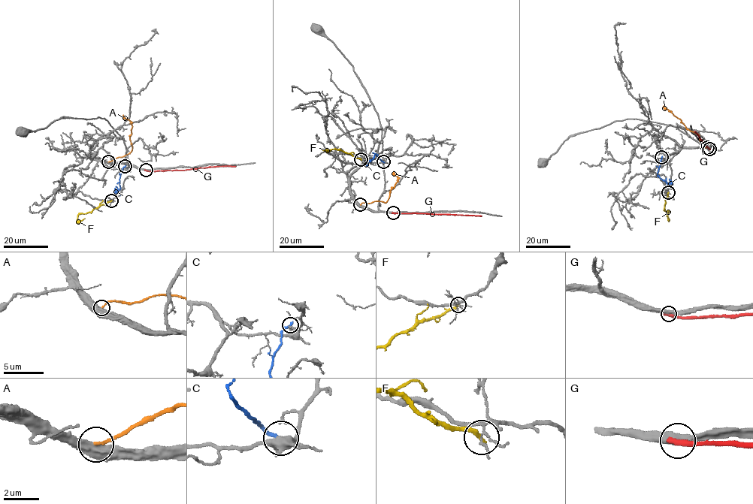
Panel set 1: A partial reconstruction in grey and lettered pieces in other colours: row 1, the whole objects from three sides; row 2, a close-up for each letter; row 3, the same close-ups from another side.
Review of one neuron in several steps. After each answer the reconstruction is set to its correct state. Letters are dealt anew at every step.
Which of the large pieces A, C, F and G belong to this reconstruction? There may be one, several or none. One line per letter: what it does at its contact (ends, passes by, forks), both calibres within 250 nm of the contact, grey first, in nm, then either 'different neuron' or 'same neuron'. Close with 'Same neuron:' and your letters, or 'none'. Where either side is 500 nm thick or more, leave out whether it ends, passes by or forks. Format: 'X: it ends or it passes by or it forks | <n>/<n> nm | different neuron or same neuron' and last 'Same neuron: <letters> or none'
A: 550/140 nm | different neuron
C: it ends | 170/240 nm | different neuron
F: it ends | 110/240 nm | different neuron
G: it ends | 380/380 nm | different neuron
Same neuron: none

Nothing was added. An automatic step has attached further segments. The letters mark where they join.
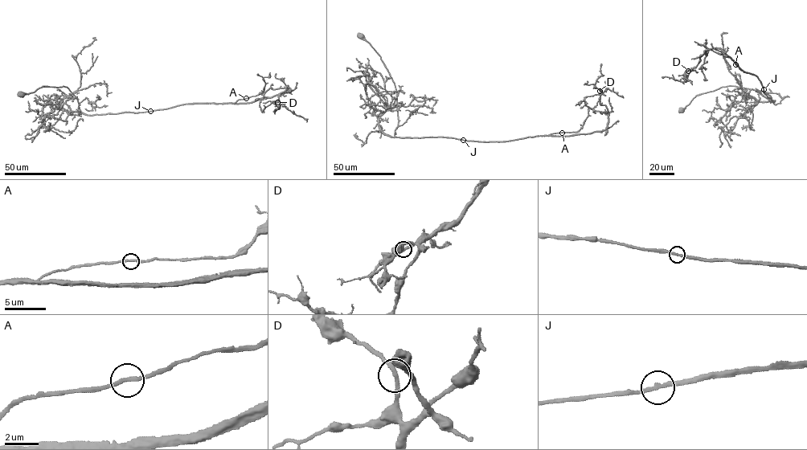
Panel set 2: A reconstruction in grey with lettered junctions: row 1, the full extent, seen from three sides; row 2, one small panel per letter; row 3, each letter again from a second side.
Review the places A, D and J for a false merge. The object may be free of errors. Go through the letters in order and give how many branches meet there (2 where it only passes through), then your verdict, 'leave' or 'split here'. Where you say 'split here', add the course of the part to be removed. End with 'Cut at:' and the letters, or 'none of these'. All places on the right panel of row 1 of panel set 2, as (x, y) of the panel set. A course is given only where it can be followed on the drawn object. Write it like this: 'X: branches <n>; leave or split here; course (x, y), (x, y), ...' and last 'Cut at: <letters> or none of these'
A: branches 2; leave
D: branches 2; leave
J: branches 2; leave
Cut at: none of these

